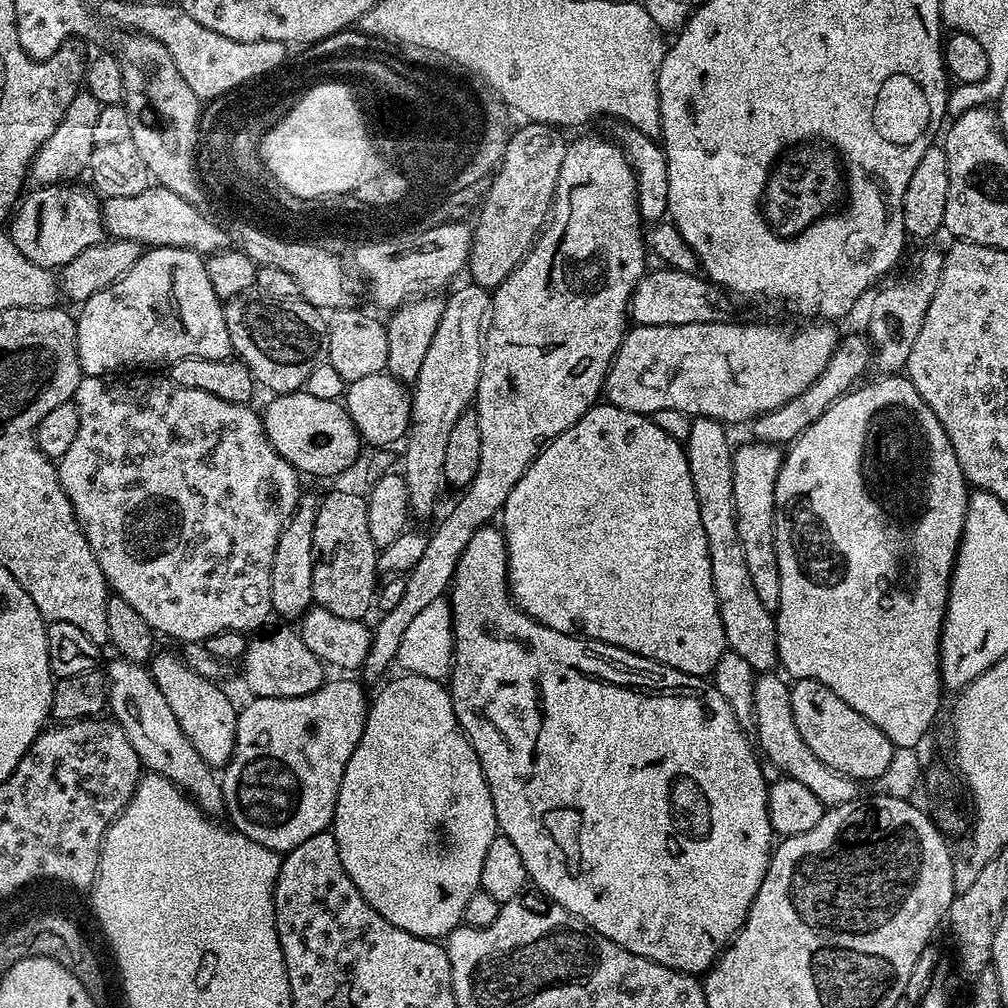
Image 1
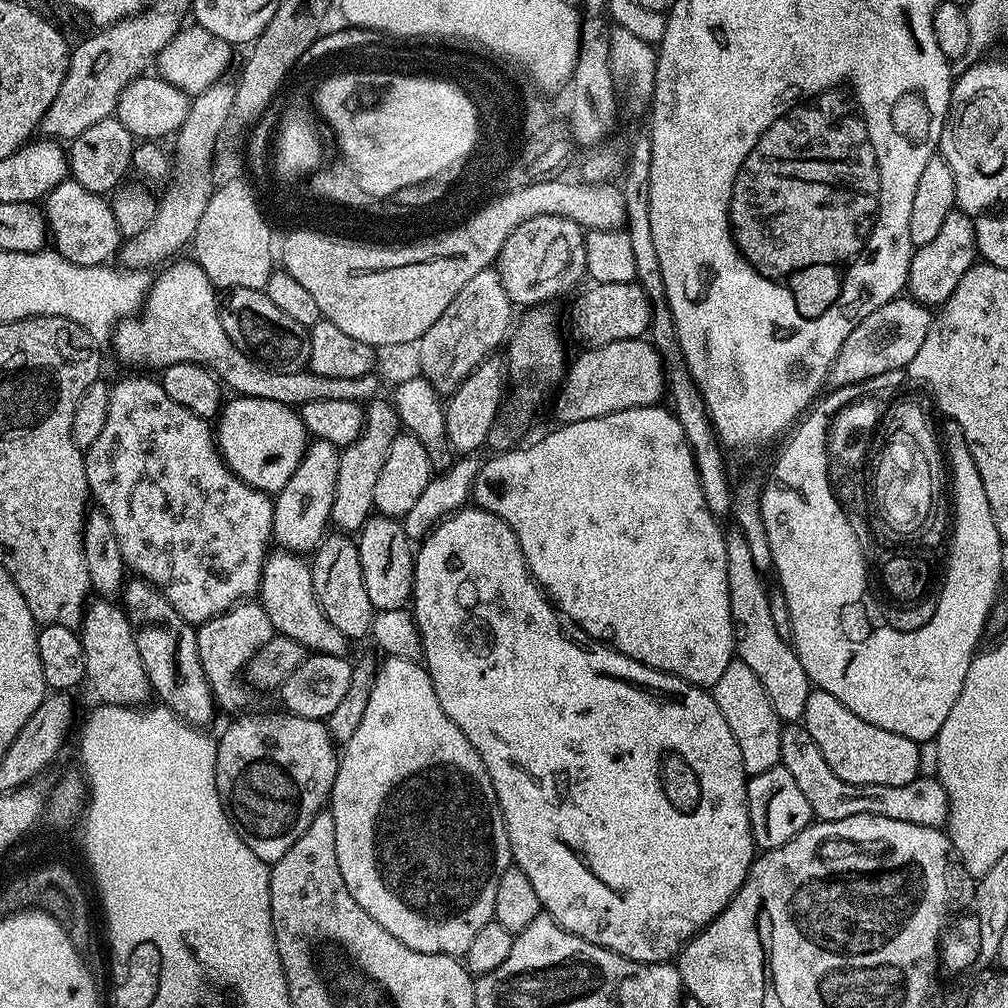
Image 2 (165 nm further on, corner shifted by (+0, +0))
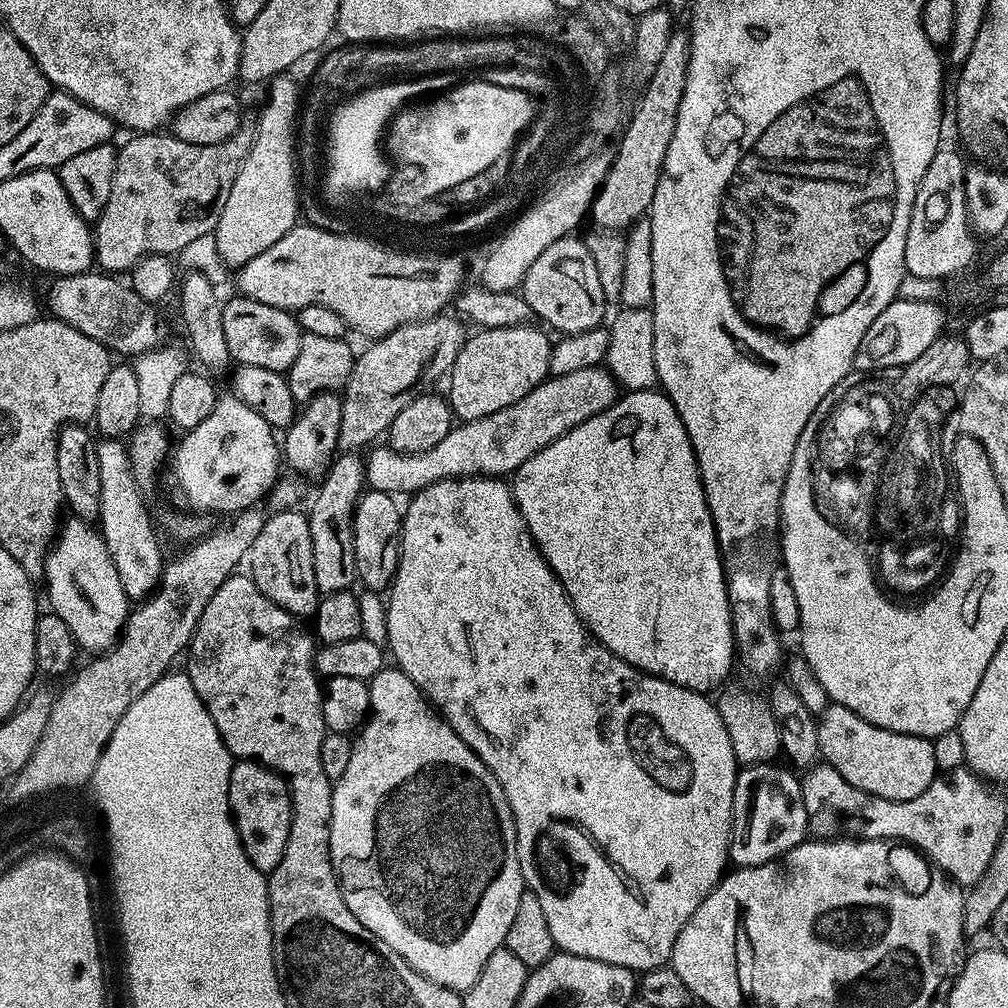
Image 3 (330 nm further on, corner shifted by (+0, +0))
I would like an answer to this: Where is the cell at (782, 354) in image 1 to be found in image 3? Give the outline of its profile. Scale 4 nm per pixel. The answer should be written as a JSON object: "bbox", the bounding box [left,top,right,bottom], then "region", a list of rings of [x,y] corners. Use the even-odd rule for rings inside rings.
{"bbox":[365,367,618,496],"region":[[[607,367],[587,368],[574,374],[553,376],[534,390],[486,418],[461,421],[453,425],[437,446],[418,454],[406,455],[387,445],[373,447],[365,457],[365,483],[376,492],[395,496],[414,494],[435,481],[460,479],[463,476],[502,478],[516,471],[522,462],[533,457],[574,426],[602,414],[618,399],[618,383]]]}

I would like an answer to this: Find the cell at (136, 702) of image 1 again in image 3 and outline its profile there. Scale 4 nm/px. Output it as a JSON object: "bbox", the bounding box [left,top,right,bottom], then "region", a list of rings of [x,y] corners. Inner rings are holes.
{"bbox":[42,518,130,650],"region":[[[68,518],[61,523],[58,529],[58,535],[53,543],[51,551],[48,552],[48,557],[44,563],[44,574],[42,577],[42,583],[48,587],[48,605],[47,607],[51,611],[58,614],[58,618],[62,618],[62,622],[66,622],[68,629],[74,634],[77,645],[81,649],[84,648],[100,648],[96,650],[107,650],[112,647],[113,643],[119,641],[120,634],[122,631],[122,626],[126,621],[128,621],[128,614],[130,611],[130,601],[126,590],[122,590],[122,582],[118,579],[118,570],[114,570],[114,562],[110,558],[110,554],[106,550],[106,542],[103,536],[100,535],[99,531],[95,527],[89,524],[86,520],[77,520],[75,518]]]}

